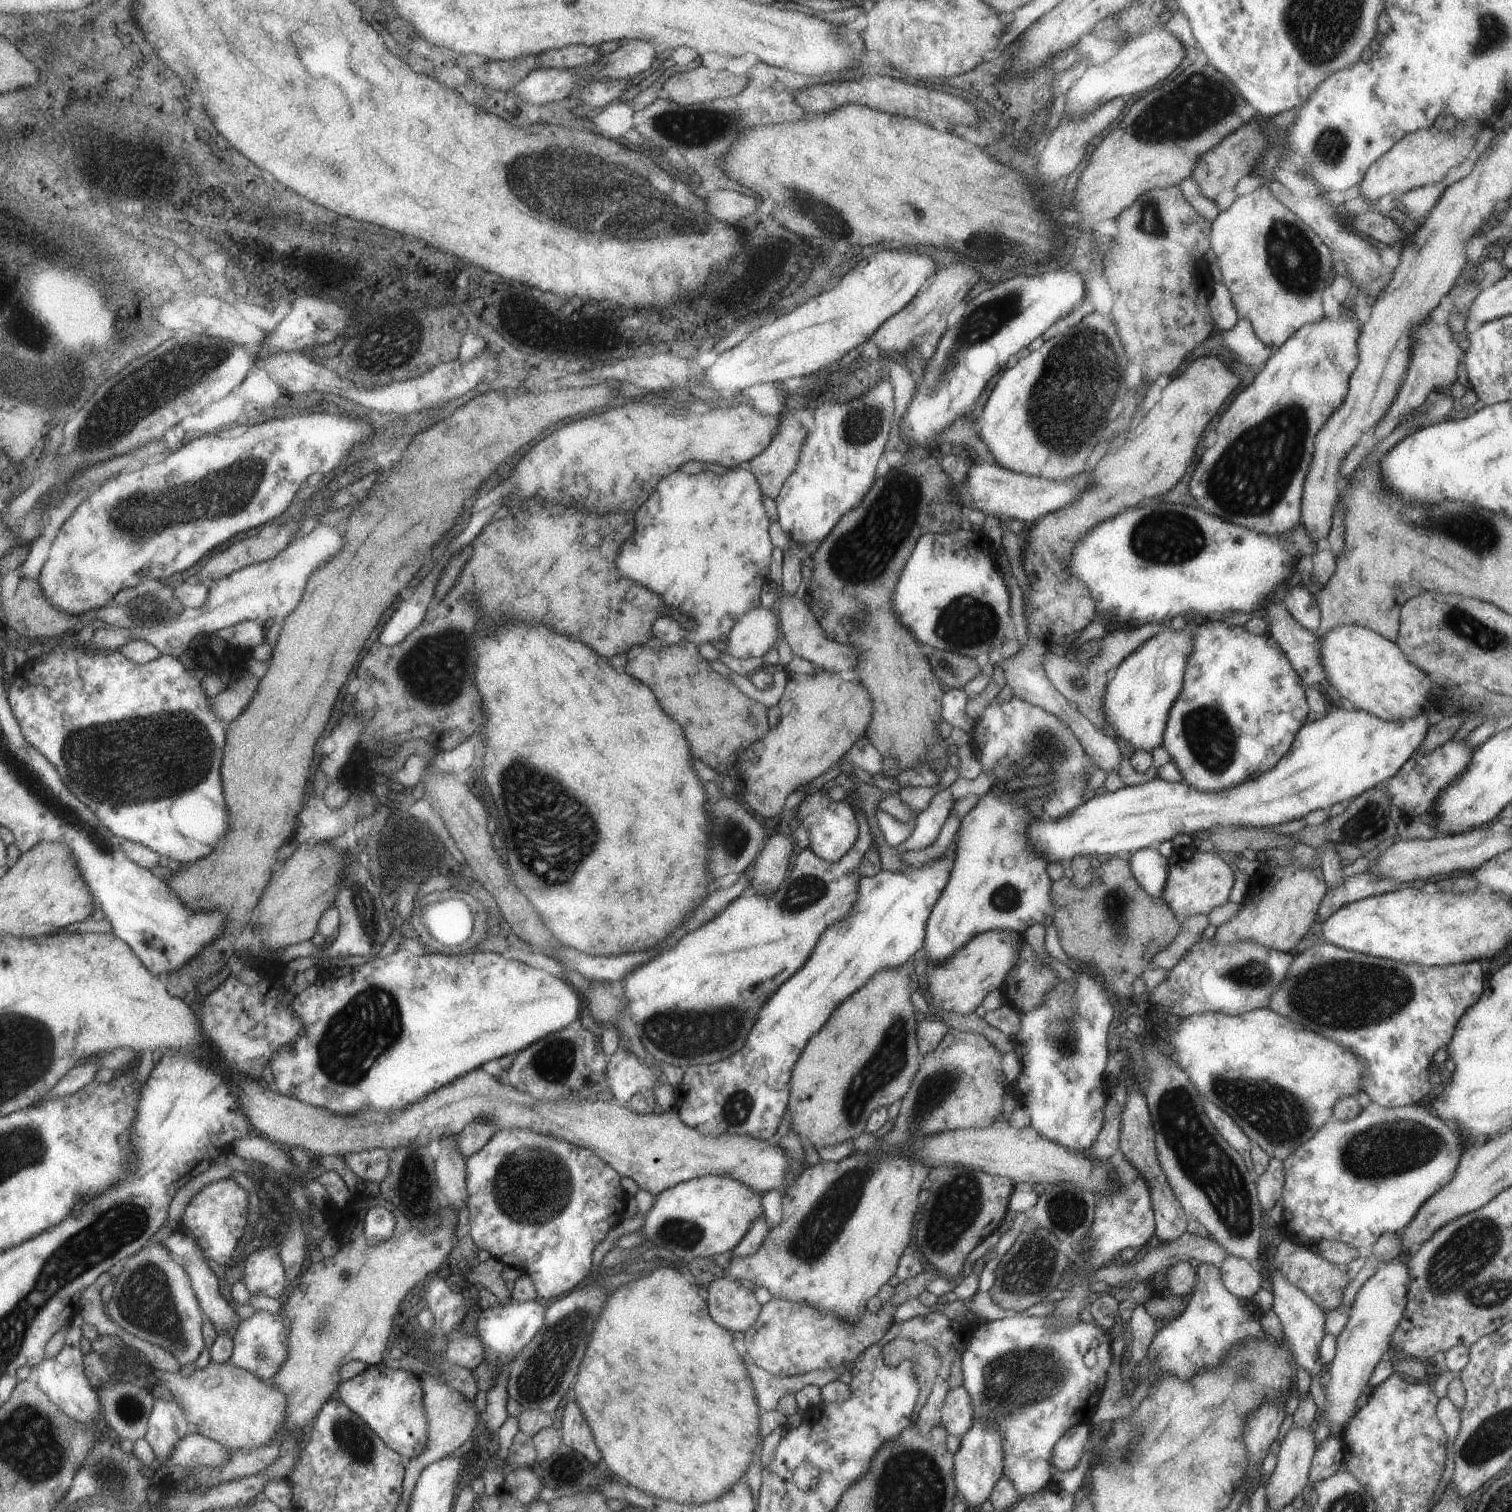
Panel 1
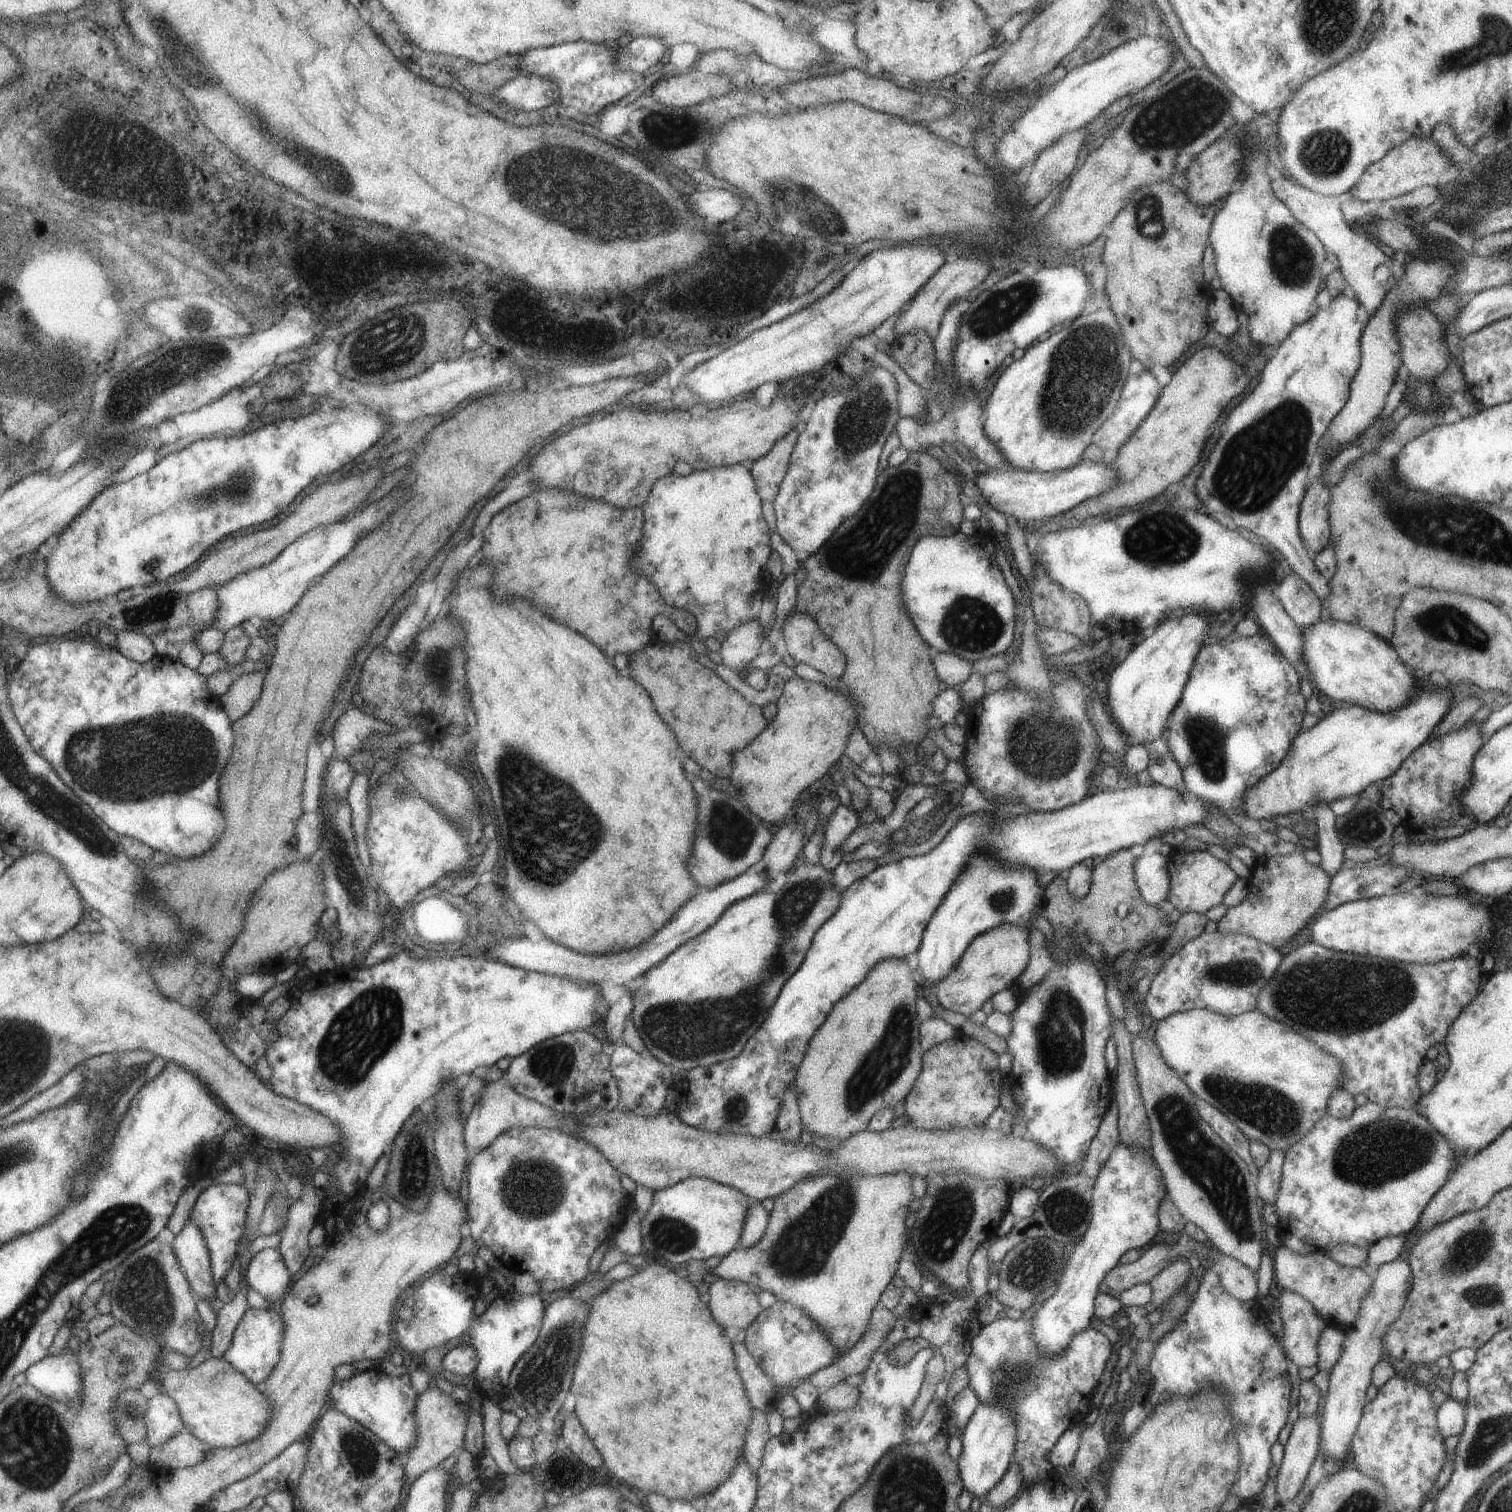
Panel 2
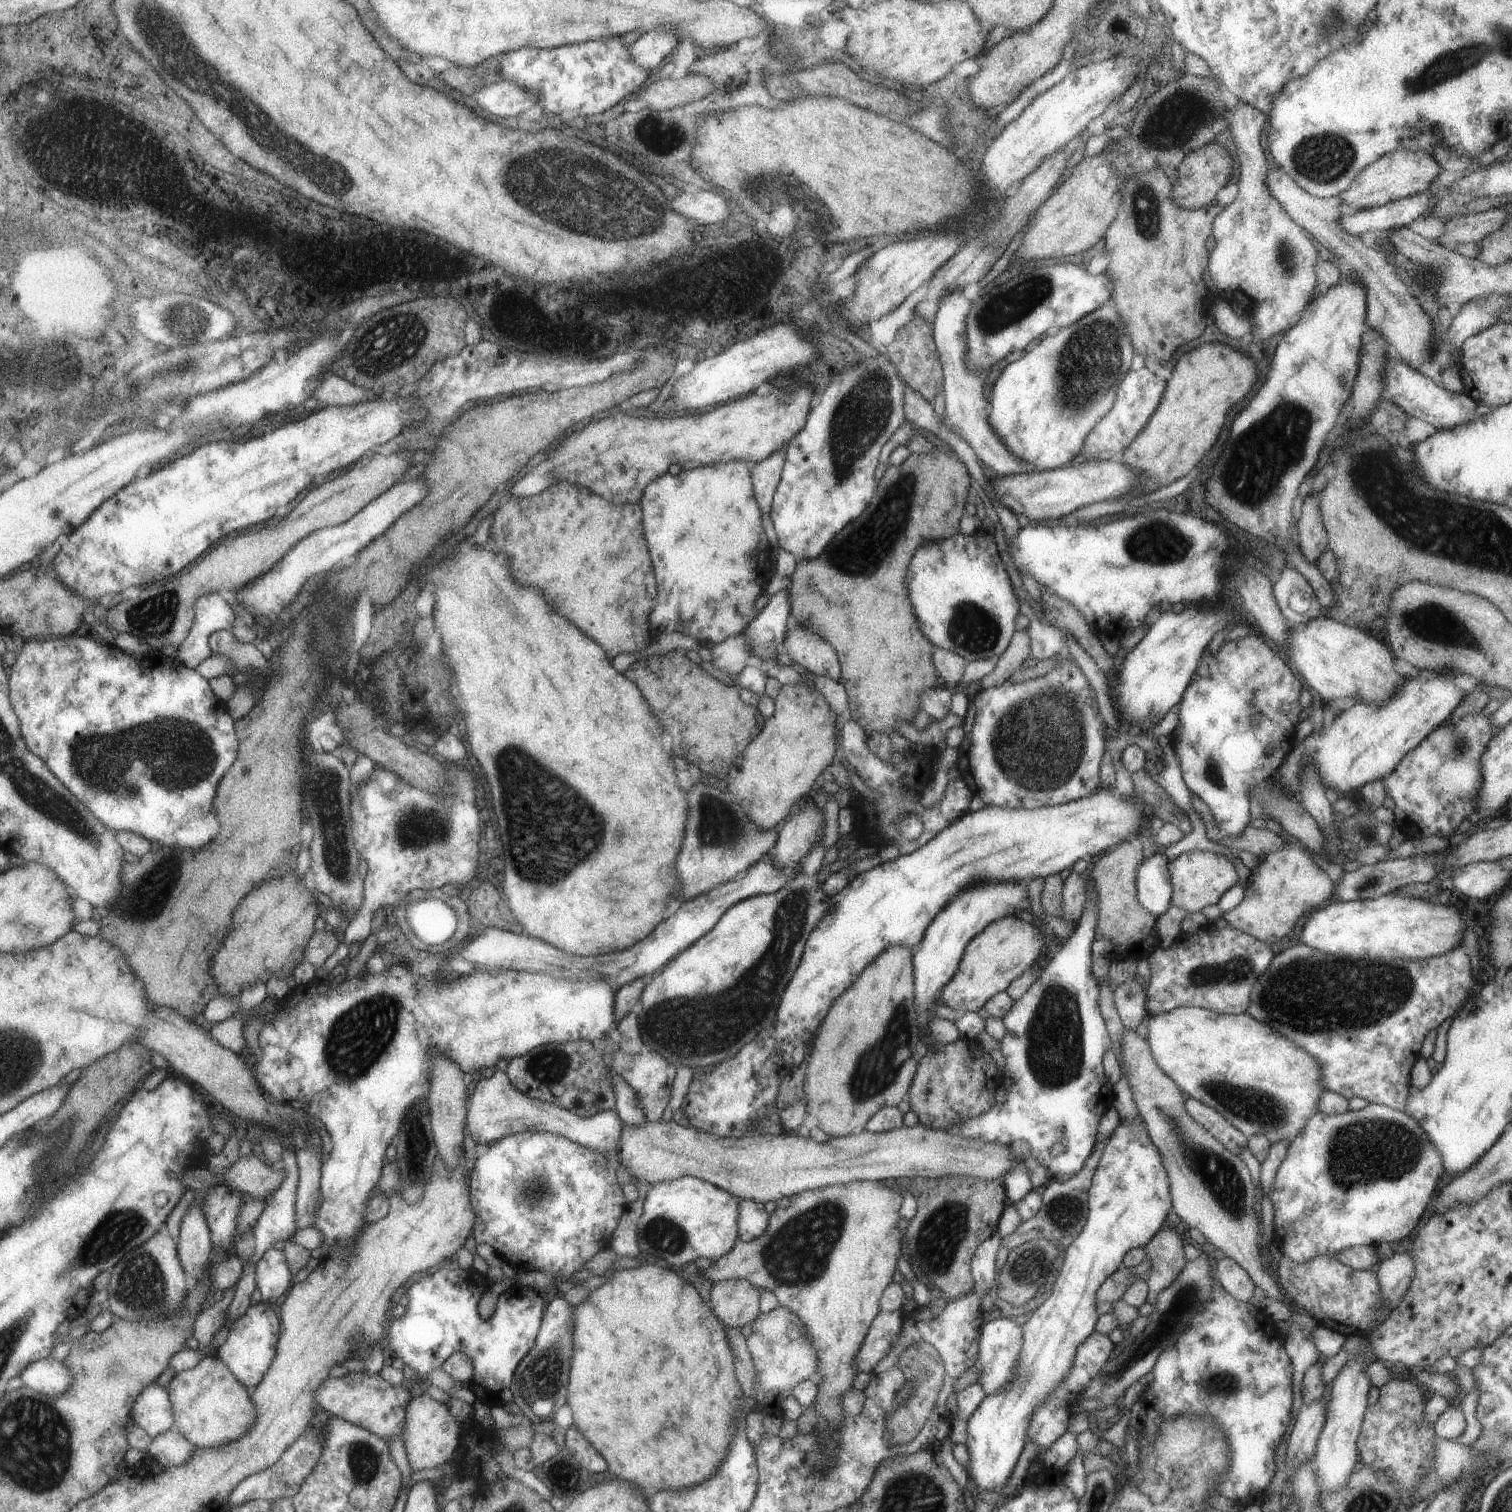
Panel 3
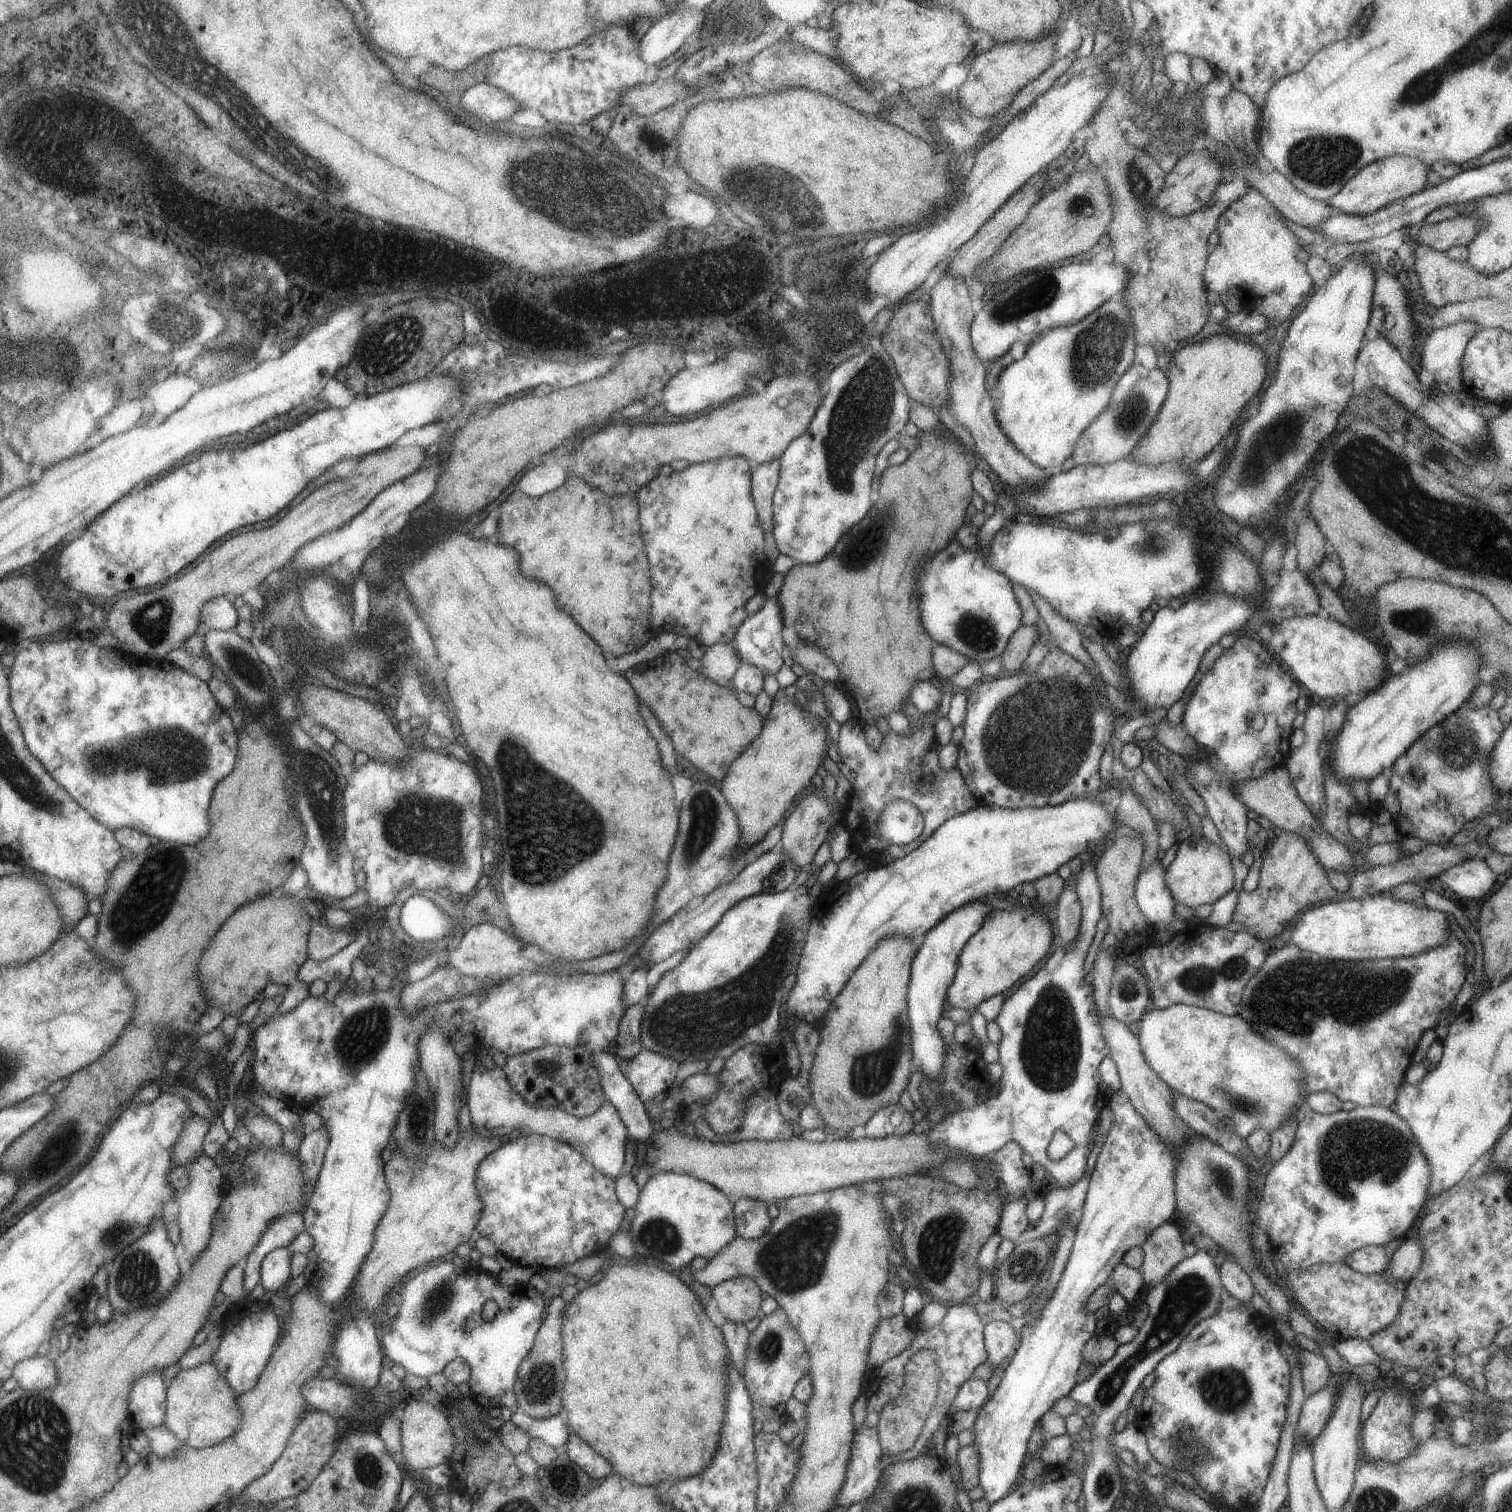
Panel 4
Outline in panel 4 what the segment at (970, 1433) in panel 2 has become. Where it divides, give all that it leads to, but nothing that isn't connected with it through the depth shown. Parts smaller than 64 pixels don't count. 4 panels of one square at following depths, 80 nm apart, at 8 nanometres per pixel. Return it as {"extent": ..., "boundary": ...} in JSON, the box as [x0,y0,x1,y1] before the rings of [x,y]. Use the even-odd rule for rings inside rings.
{"extent":[971,1090,1177,1504],"boundary":[[[1121,1090],[1113,1091],[1106,1105],[1112,1112],[1111,1126],[1088,1179],[1081,1219],[1075,1227],[1075,1240],[1065,1269],[1047,1306],[1043,1306],[1039,1316],[1029,1326],[1024,1324],[1021,1328],[1020,1346],[1015,1350],[1007,1368],[1003,1370],[1002,1378],[997,1388],[993,1390],[991,1398],[979,1408],[971,1428],[973,1444],[979,1456],[978,1485],[985,1492],[984,1499],[990,1504],[1005,1497],[1019,1476],[1019,1471],[1021,1472],[1027,1459],[1027,1442],[1039,1418],[1050,1410],[1055,1401],[1066,1396],[1076,1385],[1076,1375],[1082,1362],[1081,1350],[1094,1335],[1096,1326],[1093,1313],[1085,1312],[1083,1308],[1087,1298],[1095,1288],[1108,1281],[1111,1270],[1121,1262],[1123,1254],[1129,1248],[1141,1247],[1145,1238],[1157,1226],[1168,1222],[1171,1214],[1175,1212],[1173,1180],[1177,1166],[1177,1150],[1173,1146],[1167,1146],[1165,1142],[1161,1142],[1161,1138],[1157,1138],[1157,1134],[1153,1134]]]}

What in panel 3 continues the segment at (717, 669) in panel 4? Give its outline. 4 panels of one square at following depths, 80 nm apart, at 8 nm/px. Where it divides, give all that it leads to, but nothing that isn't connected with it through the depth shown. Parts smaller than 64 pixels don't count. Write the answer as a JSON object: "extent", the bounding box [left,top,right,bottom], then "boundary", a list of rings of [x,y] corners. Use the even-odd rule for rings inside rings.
{"extent":[710,633,752,678],"boundary":[[[743,633],[728,636],[723,642],[714,644],[710,653],[711,664],[731,678],[735,678],[743,670],[745,660],[752,655],[750,644]]]}

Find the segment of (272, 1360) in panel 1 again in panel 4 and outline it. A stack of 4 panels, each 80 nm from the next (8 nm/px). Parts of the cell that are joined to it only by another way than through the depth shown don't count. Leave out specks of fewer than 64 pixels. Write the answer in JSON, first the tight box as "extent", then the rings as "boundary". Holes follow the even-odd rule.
{"extent":[211,1301,283,1396],"boundary":[[[249,1301],[234,1304],[226,1312],[222,1323],[222,1342],[212,1356],[211,1362],[219,1368],[225,1380],[238,1396],[250,1392],[260,1382],[276,1347],[283,1338],[283,1320],[268,1303]]]}

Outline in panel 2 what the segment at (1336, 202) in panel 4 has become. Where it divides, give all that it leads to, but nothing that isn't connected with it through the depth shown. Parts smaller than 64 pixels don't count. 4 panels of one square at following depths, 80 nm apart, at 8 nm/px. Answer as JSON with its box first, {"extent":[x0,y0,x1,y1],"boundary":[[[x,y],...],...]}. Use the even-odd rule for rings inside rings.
{"extent":[1349,137,1453,200],"boundary":[[[1411,137],[1388,150],[1378,161],[1371,163],[1361,173],[1349,190],[1351,198],[1359,200],[1387,200],[1410,193],[1417,187],[1437,186],[1439,176],[1453,165],[1451,159],[1429,137]]]}

